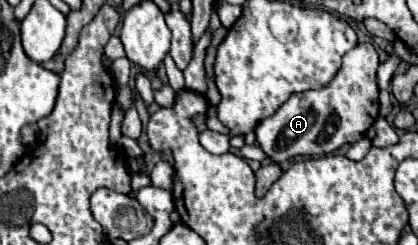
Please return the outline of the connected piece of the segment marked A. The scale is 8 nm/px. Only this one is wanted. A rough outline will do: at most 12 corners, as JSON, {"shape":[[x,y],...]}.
{"shape":[[371,43],[255,127],[273,163],[329,155],[379,117]]}

